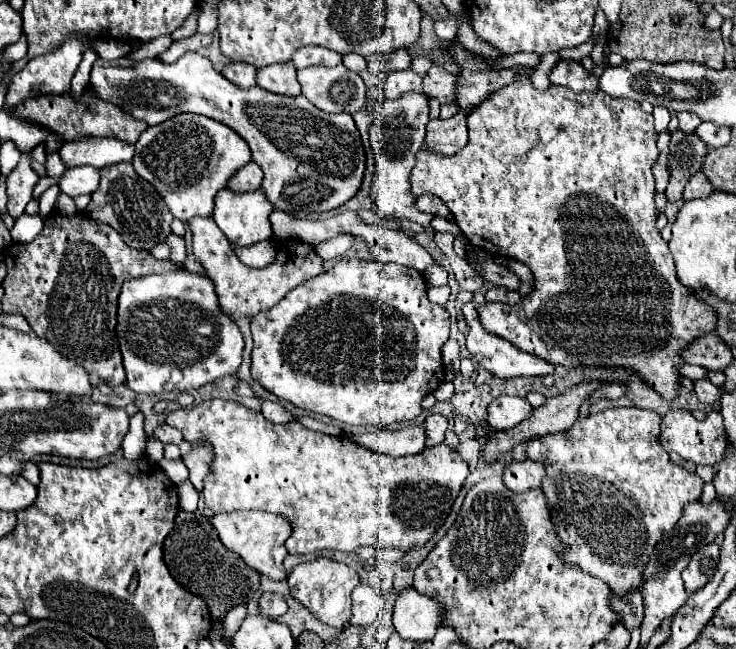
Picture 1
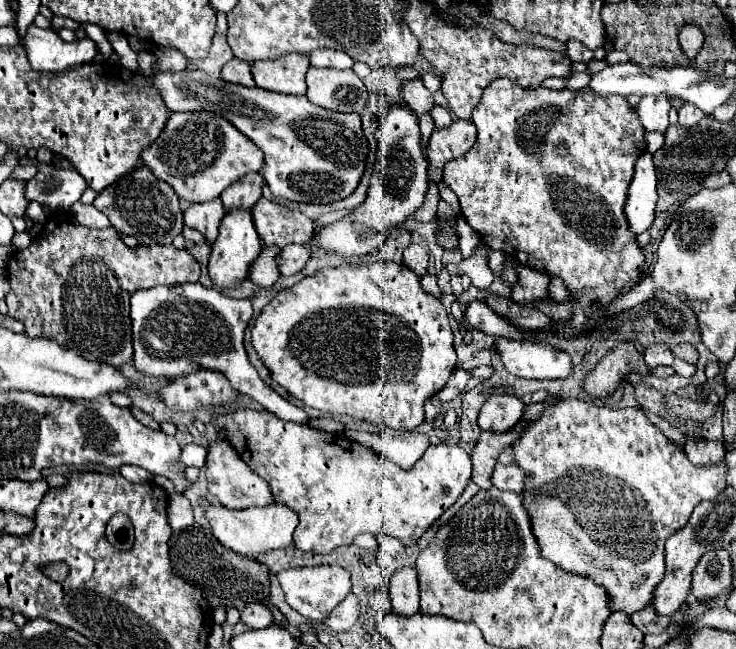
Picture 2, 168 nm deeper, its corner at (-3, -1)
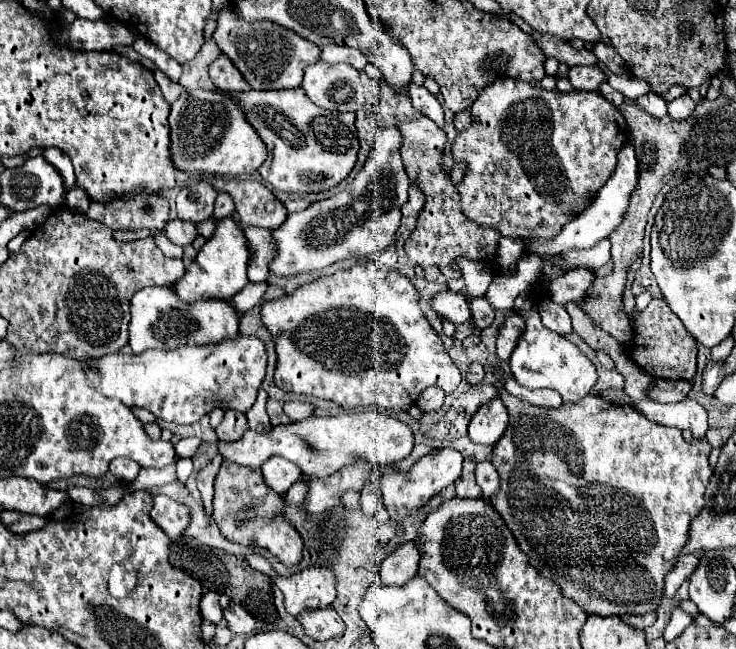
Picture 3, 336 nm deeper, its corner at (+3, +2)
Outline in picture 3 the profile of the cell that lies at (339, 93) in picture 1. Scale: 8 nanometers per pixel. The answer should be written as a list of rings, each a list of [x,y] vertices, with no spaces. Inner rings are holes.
[[[316,61],[314,65],[310,65],[304,71],[304,81],[302,81],[302,89],[306,91],[306,95],[310,97],[312,103],[316,103],[318,107],[330,109],[330,111],[358,111],[366,97],[364,97],[364,87],[360,81],[360,73],[346,65],[346,63],[324,63],[324,61]]]

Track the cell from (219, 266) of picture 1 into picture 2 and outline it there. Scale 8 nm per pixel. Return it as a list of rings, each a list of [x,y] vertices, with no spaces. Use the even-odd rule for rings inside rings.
[[[218,198],[204,204],[192,204],[188,210],[184,210],[184,226],[196,228],[208,238],[208,244],[212,244],[218,236],[218,226],[224,214],[226,210]]]

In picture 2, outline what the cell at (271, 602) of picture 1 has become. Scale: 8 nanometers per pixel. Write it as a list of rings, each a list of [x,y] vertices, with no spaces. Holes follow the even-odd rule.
[[[254,602],[250,606],[246,606],[242,612],[240,612],[240,622],[244,622],[248,628],[256,630],[256,628],[266,628],[272,624],[272,614],[270,610],[260,604],[260,602]]]

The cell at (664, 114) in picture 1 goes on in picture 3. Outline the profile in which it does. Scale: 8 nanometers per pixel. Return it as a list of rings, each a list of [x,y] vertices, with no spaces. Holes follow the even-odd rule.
[[[646,93],[642,97],[638,97],[634,101],[634,105],[638,105],[640,109],[644,109],[646,113],[650,113],[652,117],[664,117],[668,115],[668,107],[666,107],[666,101],[662,97],[658,97],[656,93]]]

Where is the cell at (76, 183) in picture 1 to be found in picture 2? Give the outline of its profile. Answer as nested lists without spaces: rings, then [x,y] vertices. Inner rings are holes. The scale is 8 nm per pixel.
[[[40,162],[40,172],[26,182],[28,188],[24,188],[24,196],[28,196],[28,200],[36,200],[42,206],[46,206],[50,212],[62,212],[62,210],[70,210],[70,206],[80,200],[82,192],[88,188],[86,180],[76,172],[76,170],[64,170],[58,168],[54,164],[42,164]]]

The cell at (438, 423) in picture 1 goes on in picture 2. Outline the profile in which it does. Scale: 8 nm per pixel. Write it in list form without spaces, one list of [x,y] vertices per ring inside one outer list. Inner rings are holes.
[[[344,430],[344,434],[350,440],[376,450],[380,456],[392,460],[394,464],[398,464],[404,470],[412,468],[418,462],[418,458],[426,452],[426,448],[430,446],[428,436],[418,434],[418,432],[392,436],[384,432],[374,434],[374,432],[362,432],[362,430]]]

